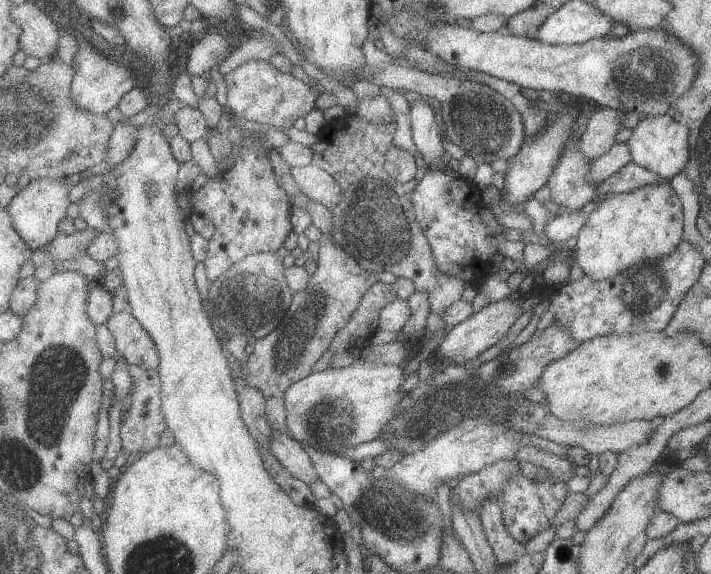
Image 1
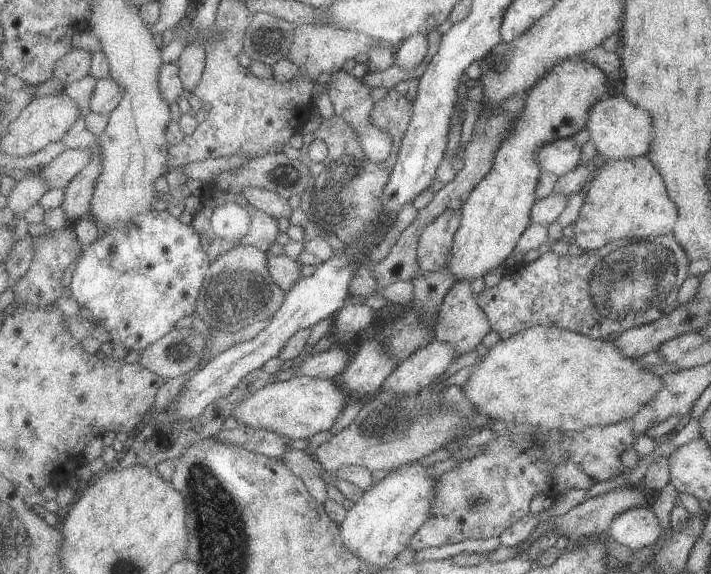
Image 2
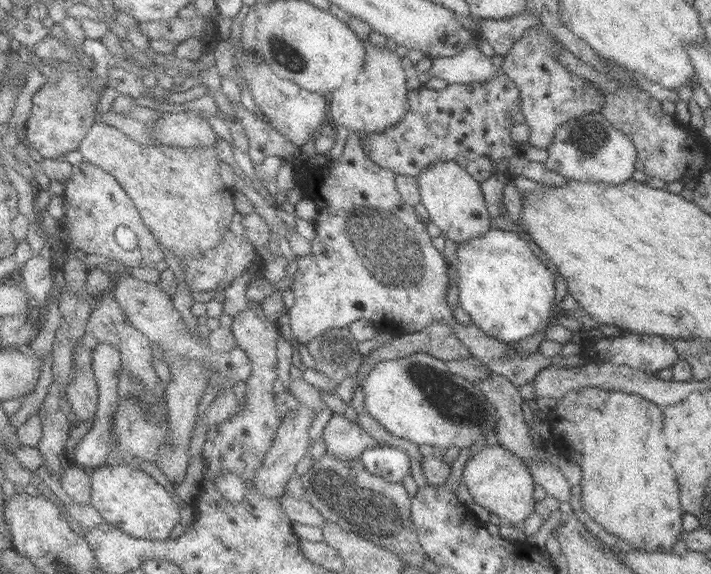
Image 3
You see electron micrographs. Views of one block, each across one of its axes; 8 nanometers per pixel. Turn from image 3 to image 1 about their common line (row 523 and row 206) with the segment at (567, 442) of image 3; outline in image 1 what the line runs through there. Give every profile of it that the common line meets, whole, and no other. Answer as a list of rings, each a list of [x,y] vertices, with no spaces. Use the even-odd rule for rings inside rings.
[[[648,184],[634,192],[609,194],[601,201],[582,226],[571,258],[596,282],[614,278],[639,262],[670,256],[683,241],[683,206],[671,184]]]

